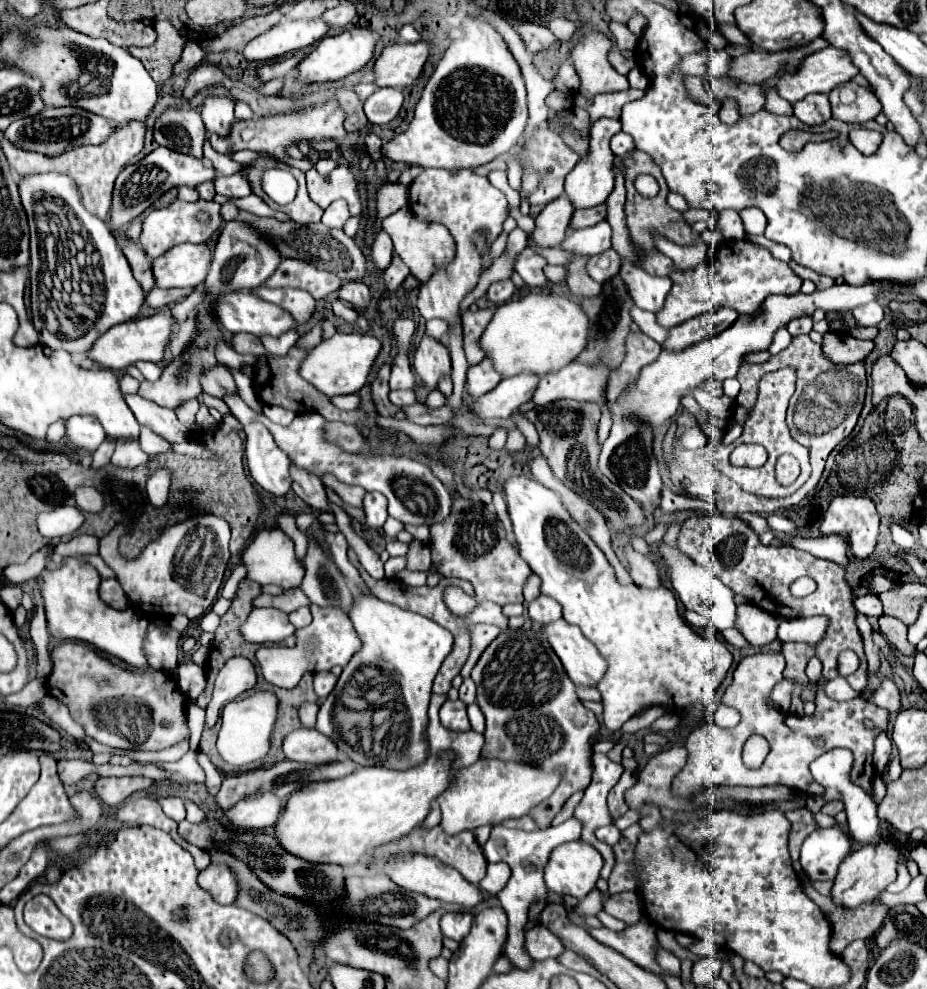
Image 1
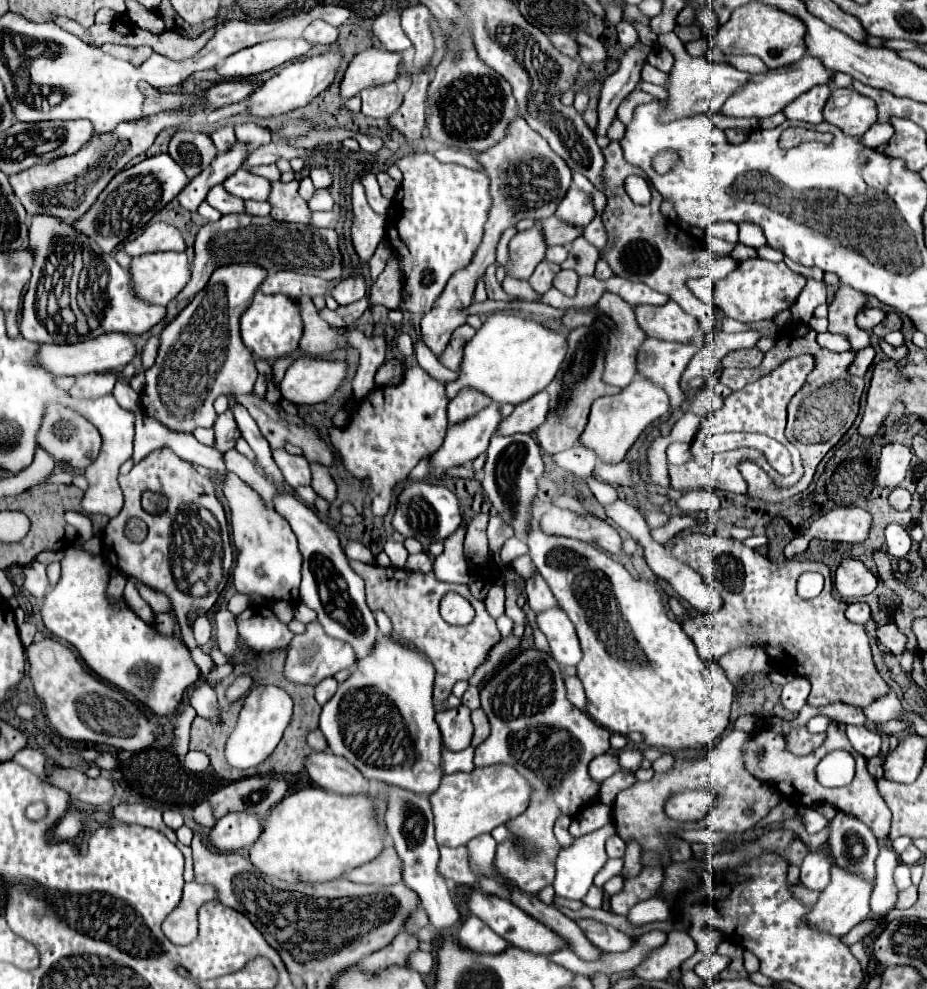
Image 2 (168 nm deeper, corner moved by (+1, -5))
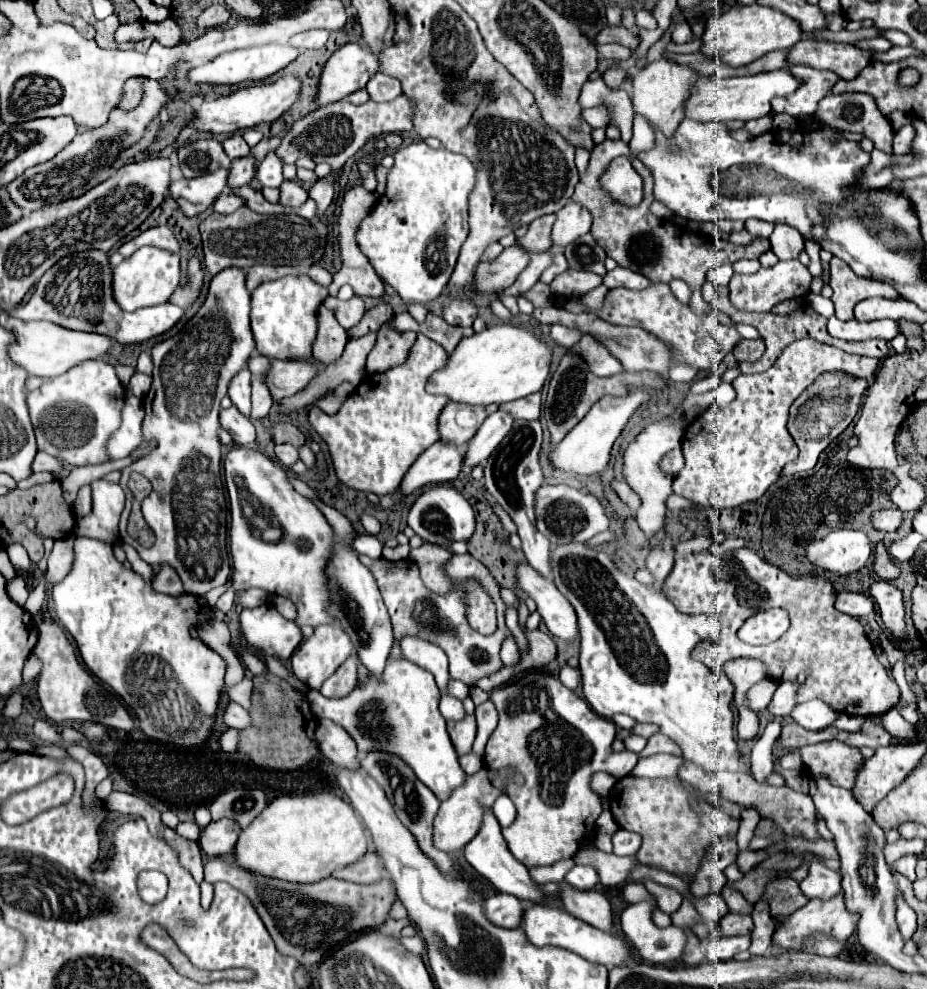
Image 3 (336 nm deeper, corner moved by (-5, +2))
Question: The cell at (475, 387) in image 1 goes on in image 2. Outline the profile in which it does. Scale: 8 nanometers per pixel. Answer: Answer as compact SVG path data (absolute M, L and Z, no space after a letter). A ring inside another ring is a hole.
M465 390L463 394L449 400L449 406L447 406L449 424L459 424L459 422L475 416L477 412L481 412L489 404L491 404L489 398L483 398L481 394L475 394L475 390Z

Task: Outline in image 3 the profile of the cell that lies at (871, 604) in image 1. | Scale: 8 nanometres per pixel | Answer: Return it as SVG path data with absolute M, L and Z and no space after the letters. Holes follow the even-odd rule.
M845 591L845 593L839 593L839 595L837 595L835 607L837 607L839 611L851 615L851 617L861 619L861 617L867 617L867 615L873 613L875 603L873 603L873 599L871 599L869 595L865 595L865 593L847 593L847 591Z

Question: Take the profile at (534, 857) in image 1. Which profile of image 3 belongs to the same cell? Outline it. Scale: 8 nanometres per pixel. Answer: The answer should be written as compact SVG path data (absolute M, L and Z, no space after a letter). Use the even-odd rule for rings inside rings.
M501 795L501 797L495 801L495 805L493 805L493 813L495 813L499 825L505 829L505 827L509 827L509 825L513 823L513 819L515 819L515 805L511 803L511 799L509 799L507 795Z

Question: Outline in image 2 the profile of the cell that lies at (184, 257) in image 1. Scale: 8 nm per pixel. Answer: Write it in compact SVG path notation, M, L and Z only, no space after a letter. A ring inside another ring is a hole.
M155 252L135 256L129 264L129 276L139 300L167 306L185 288L191 272L185 252Z

